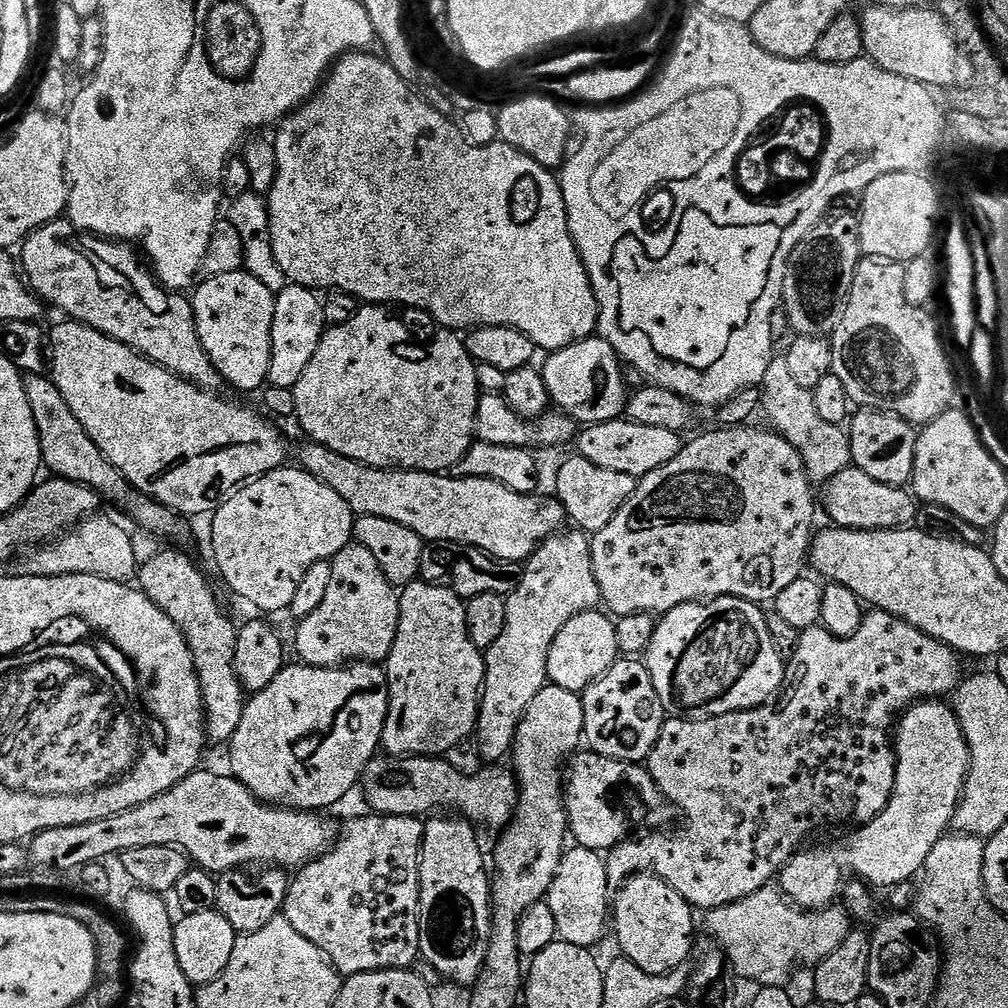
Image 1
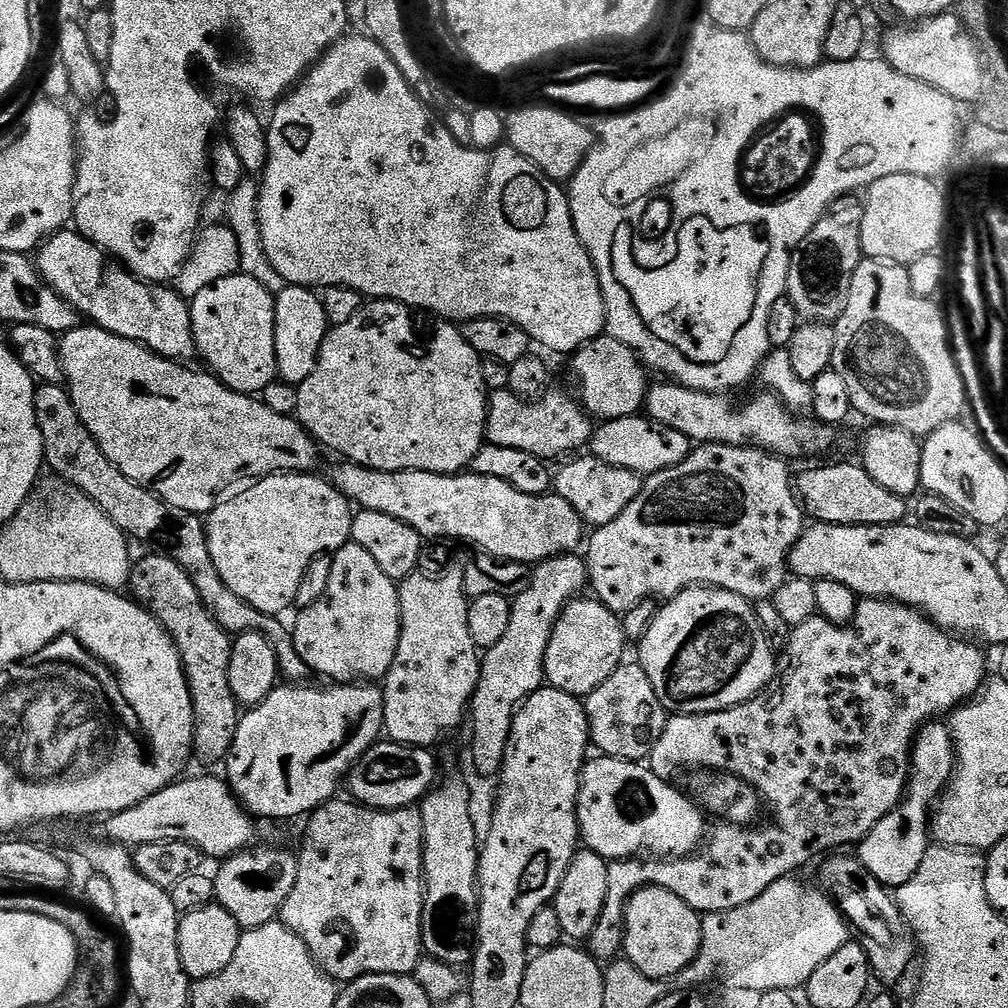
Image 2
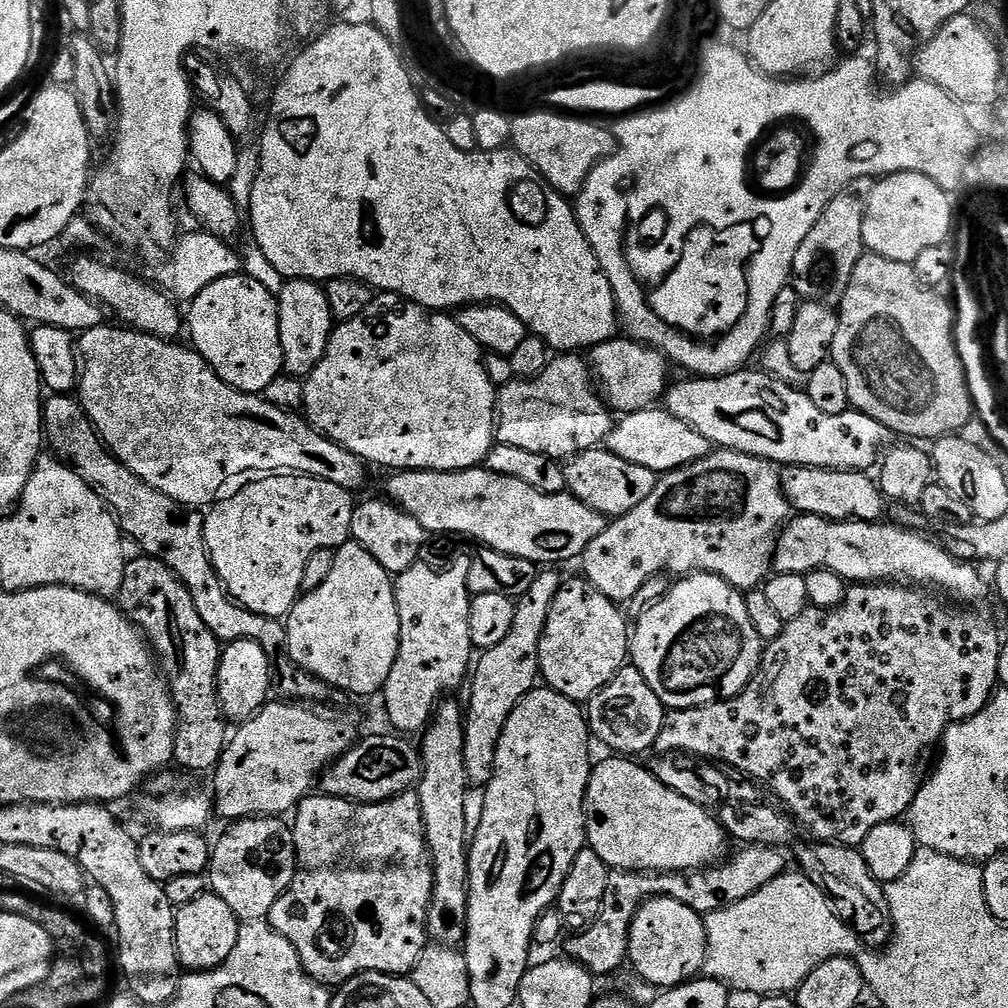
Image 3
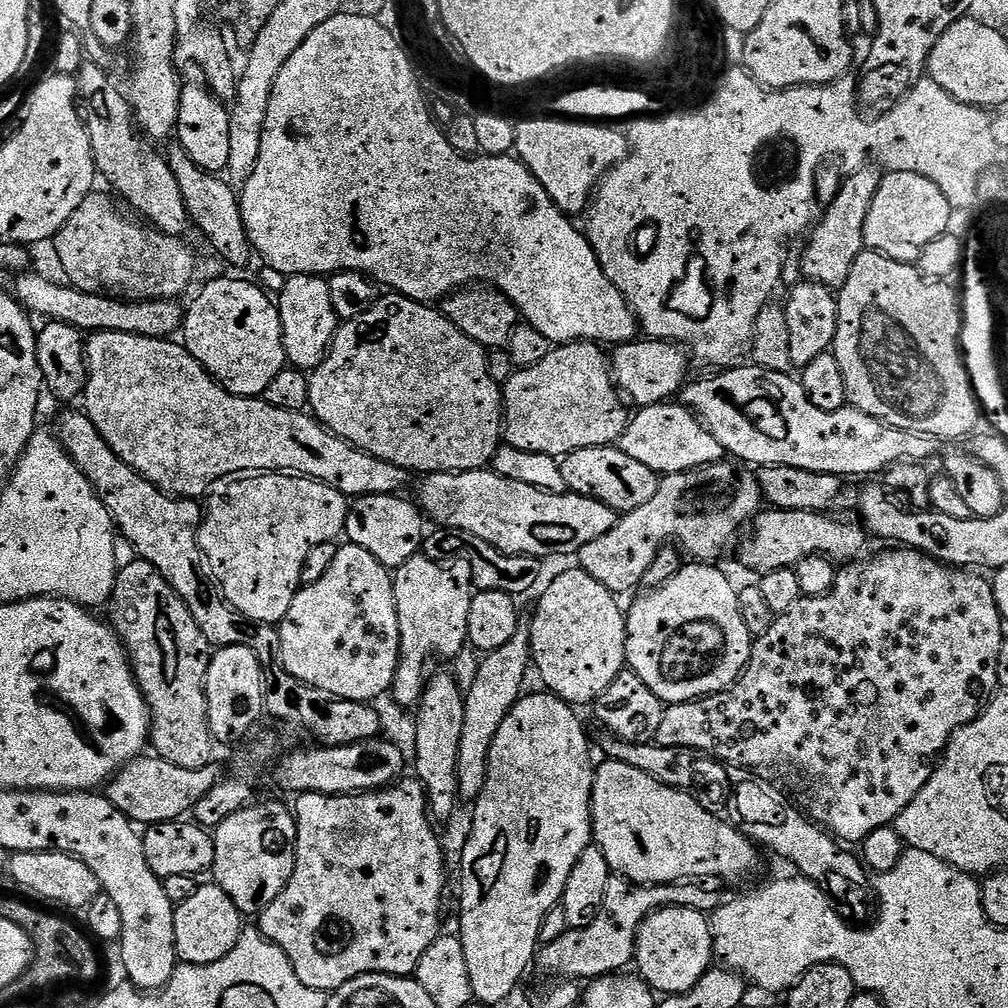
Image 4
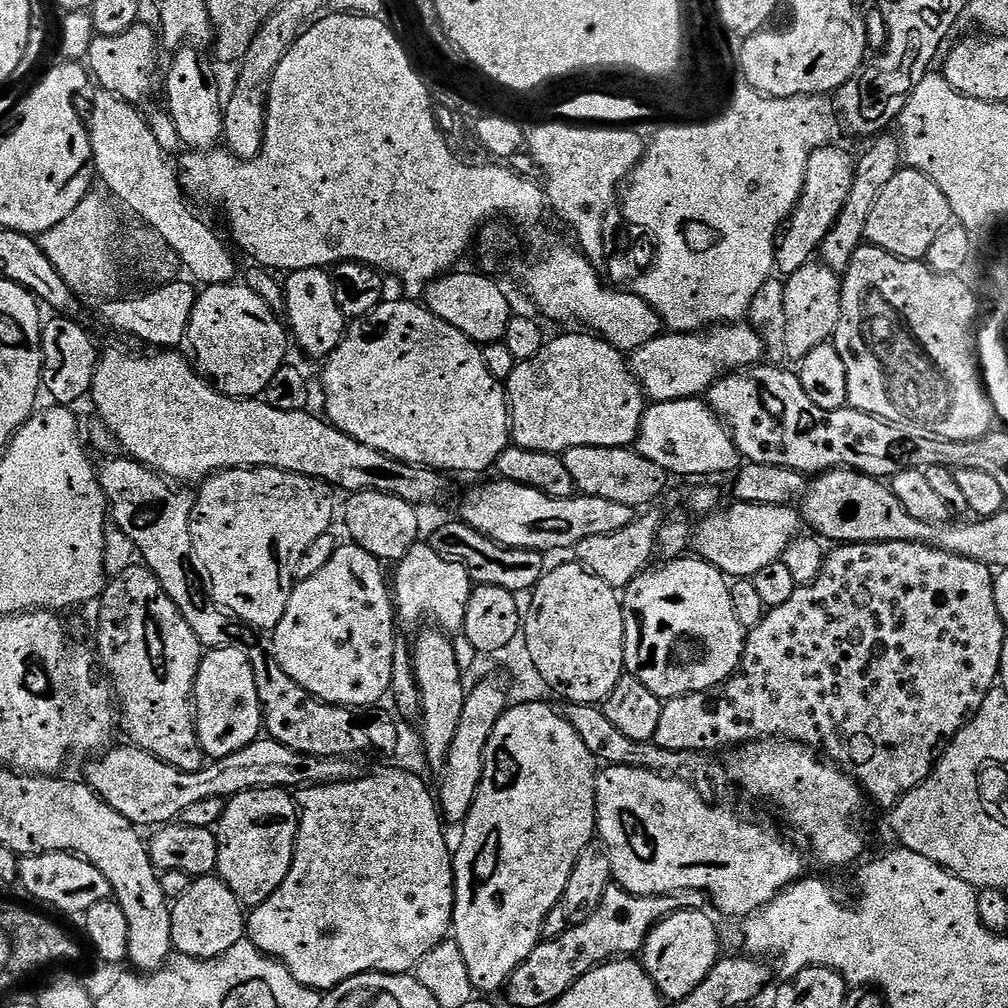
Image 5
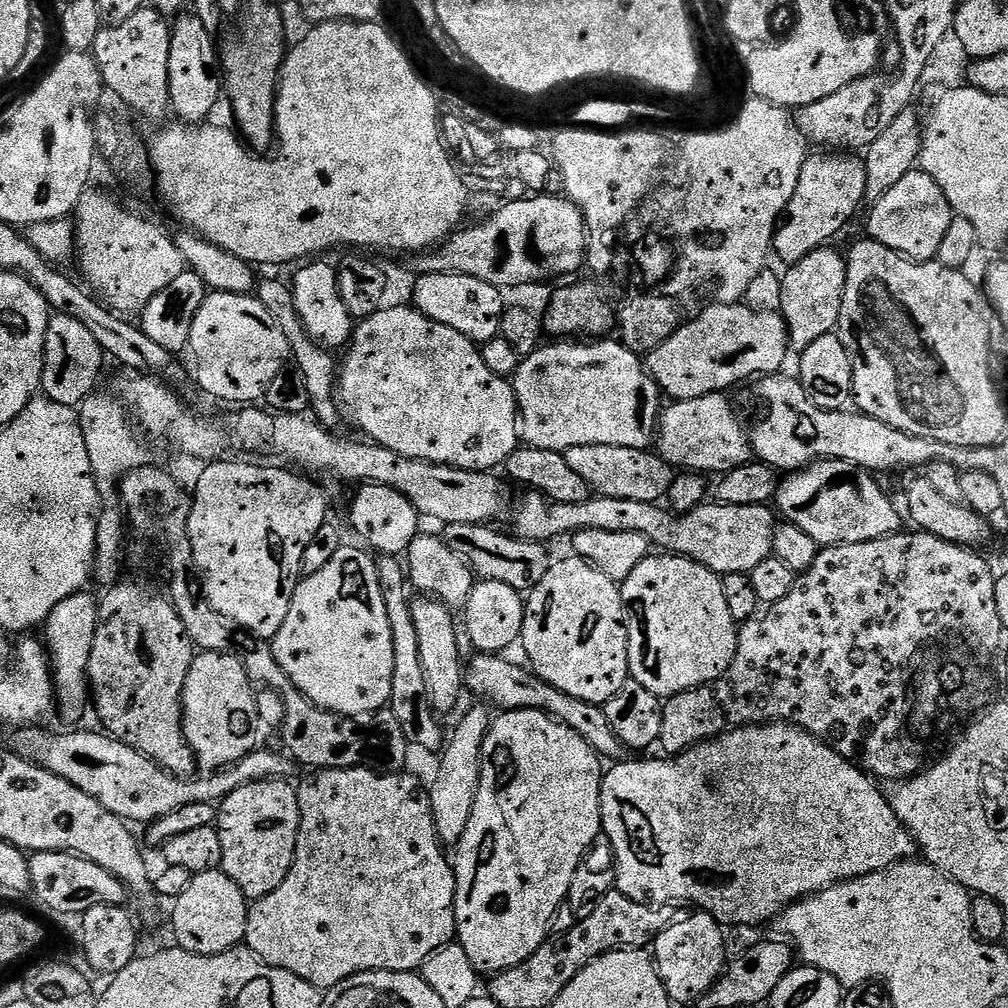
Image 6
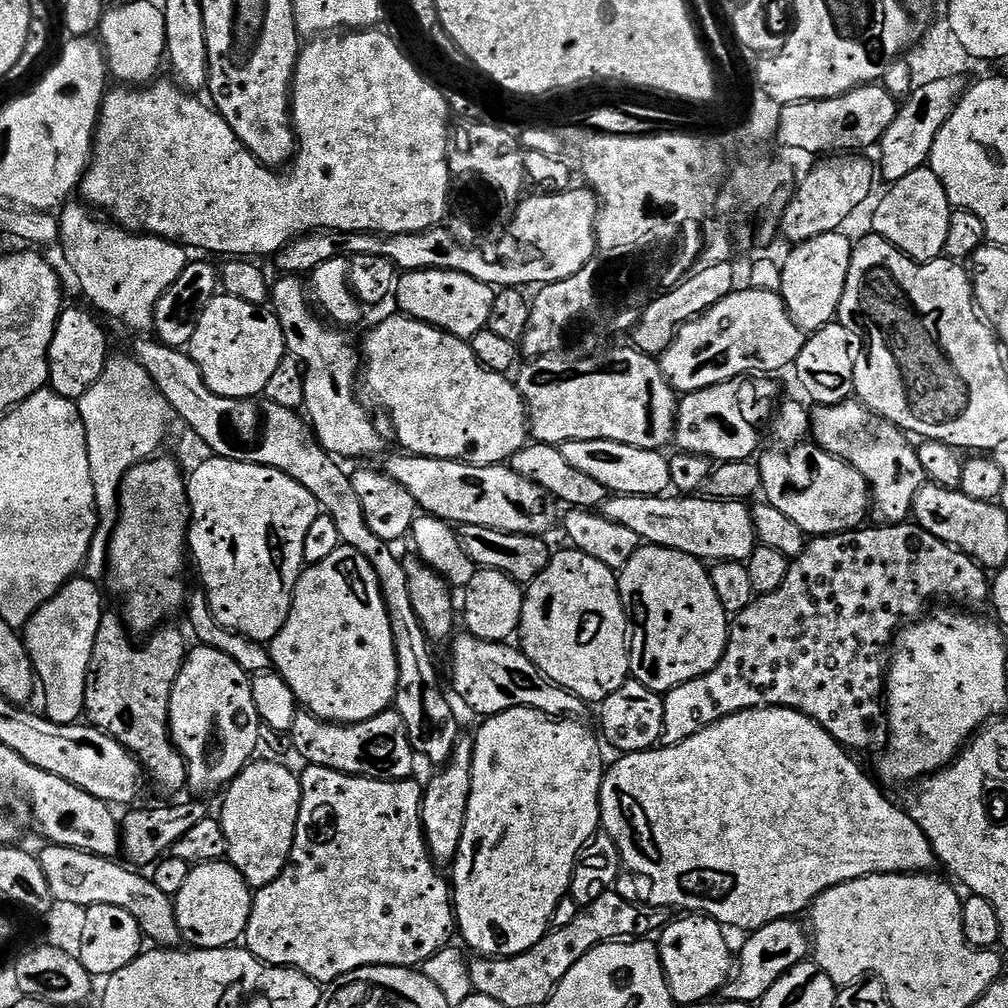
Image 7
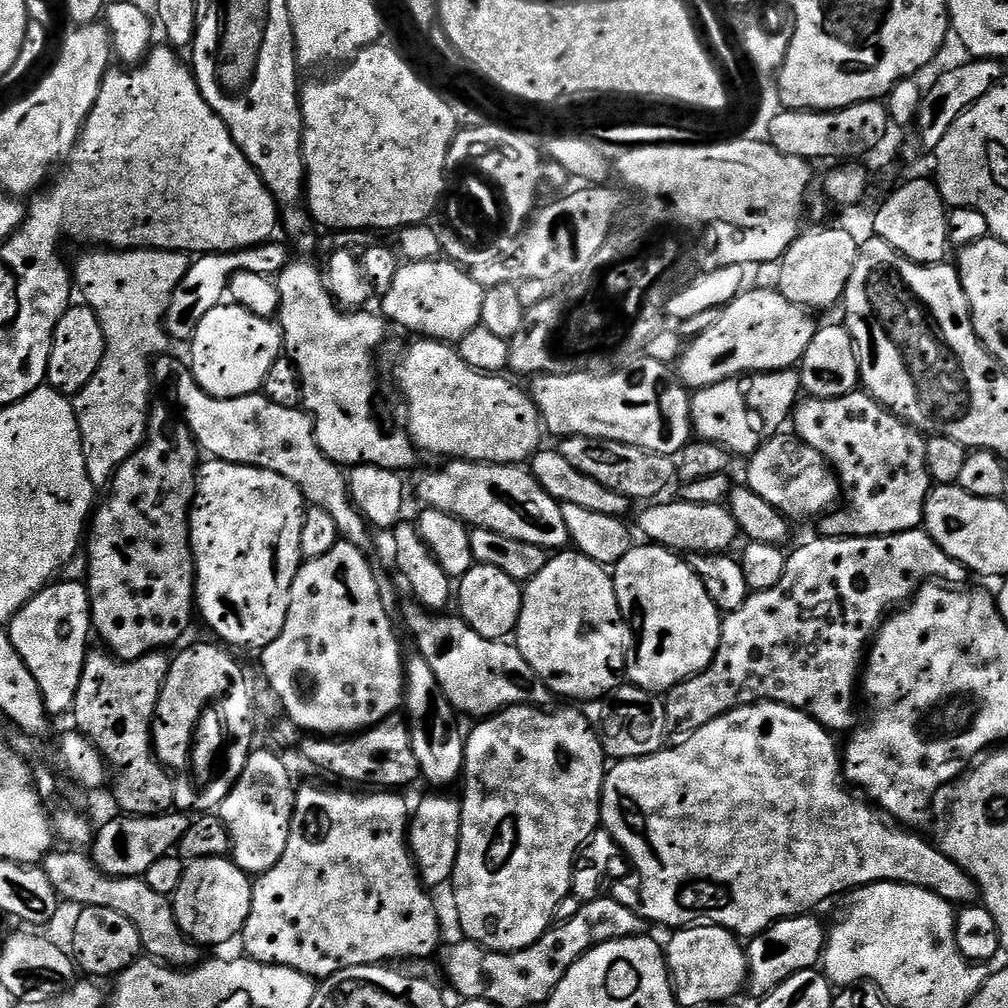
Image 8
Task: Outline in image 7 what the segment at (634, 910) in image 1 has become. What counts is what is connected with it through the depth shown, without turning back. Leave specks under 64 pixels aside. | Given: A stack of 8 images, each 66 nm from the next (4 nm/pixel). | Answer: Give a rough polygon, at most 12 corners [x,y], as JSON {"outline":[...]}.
{"outline":[[688,914],[658,939],[673,1001],[700,1004],[734,972],[722,925]]}

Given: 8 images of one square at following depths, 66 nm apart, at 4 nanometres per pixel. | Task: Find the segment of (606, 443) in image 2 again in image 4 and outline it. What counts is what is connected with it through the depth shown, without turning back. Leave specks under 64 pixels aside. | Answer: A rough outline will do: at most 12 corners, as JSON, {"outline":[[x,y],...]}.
{"outline":[[679,402],[639,409],[618,446],[661,474],[726,456]]}

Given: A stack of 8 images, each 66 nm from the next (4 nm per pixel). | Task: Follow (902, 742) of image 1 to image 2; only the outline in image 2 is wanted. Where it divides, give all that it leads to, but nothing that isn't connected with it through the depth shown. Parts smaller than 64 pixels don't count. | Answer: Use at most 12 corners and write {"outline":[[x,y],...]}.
{"outline":[[925,724],[900,806],[858,845],[901,888],[930,847],[930,813],[952,779],[949,725]]}

